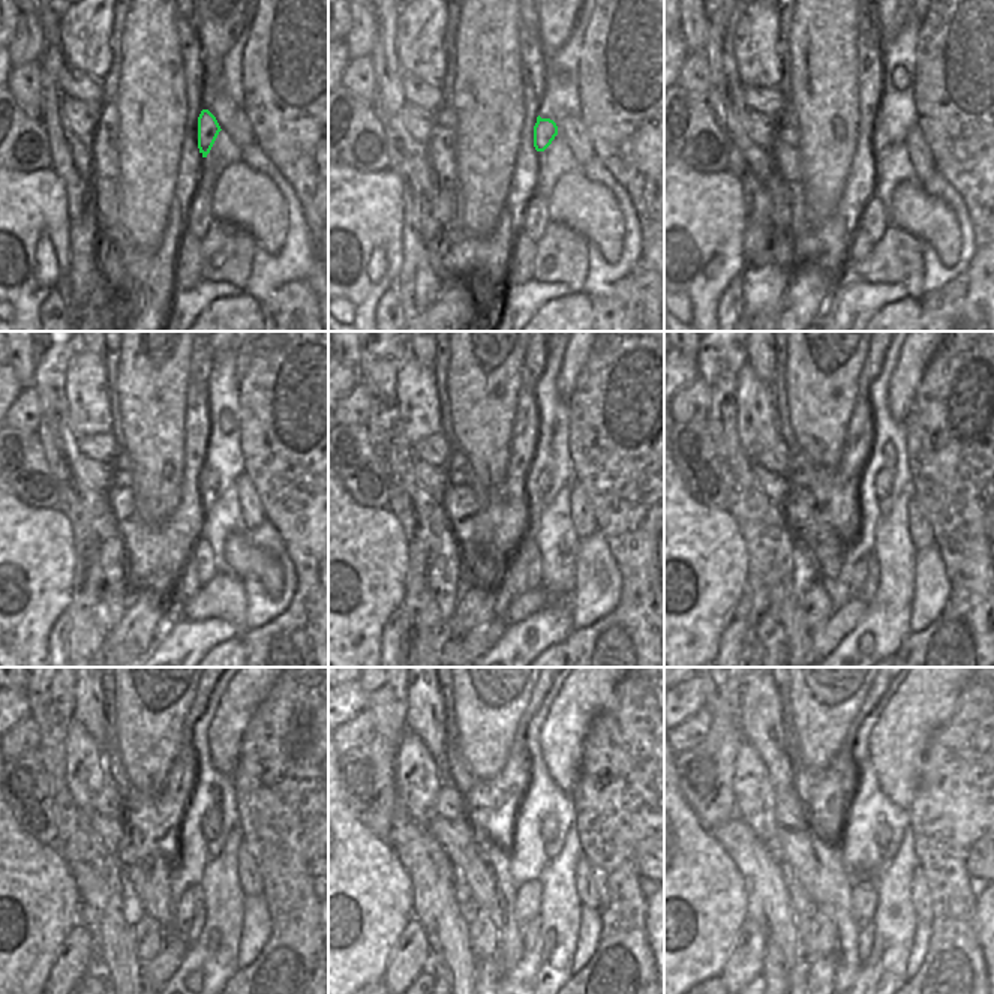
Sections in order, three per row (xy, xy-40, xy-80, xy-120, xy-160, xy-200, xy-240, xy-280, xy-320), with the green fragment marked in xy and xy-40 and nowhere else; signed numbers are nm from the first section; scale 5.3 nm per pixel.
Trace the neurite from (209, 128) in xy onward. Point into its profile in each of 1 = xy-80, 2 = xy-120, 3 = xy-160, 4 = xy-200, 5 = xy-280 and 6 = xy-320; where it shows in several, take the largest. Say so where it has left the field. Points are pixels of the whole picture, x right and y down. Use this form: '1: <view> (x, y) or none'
1: xy-80 (882, 146)
2: xy-120 (207, 479)
3: xy-160 (544, 479)
4: xy-200 (883, 479)
5: xy-280 (547, 826)
6: xy-320 (883, 834)

